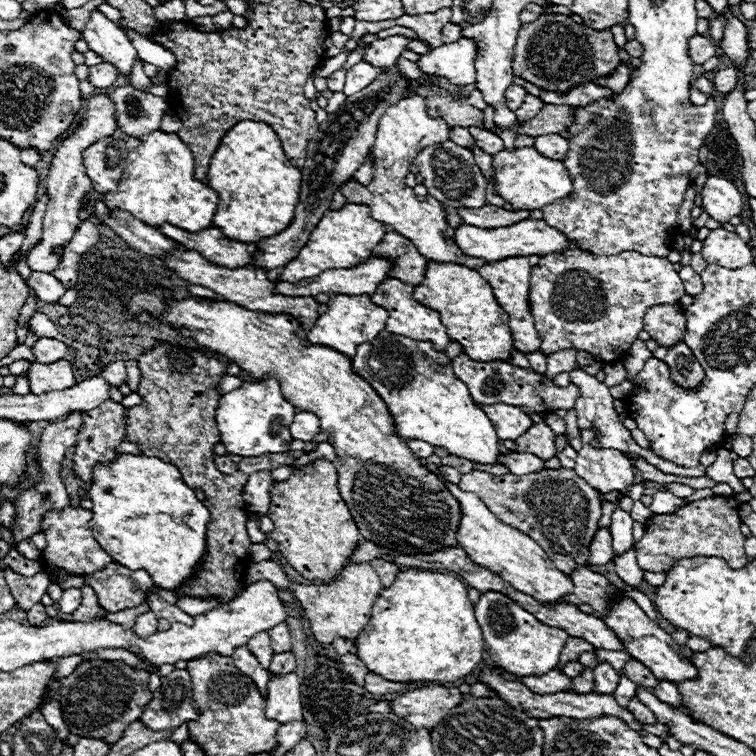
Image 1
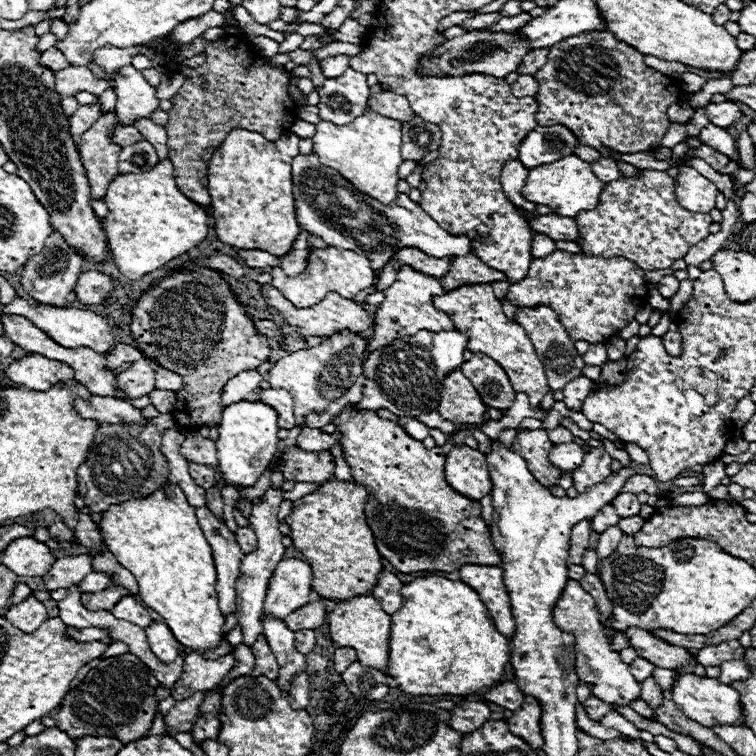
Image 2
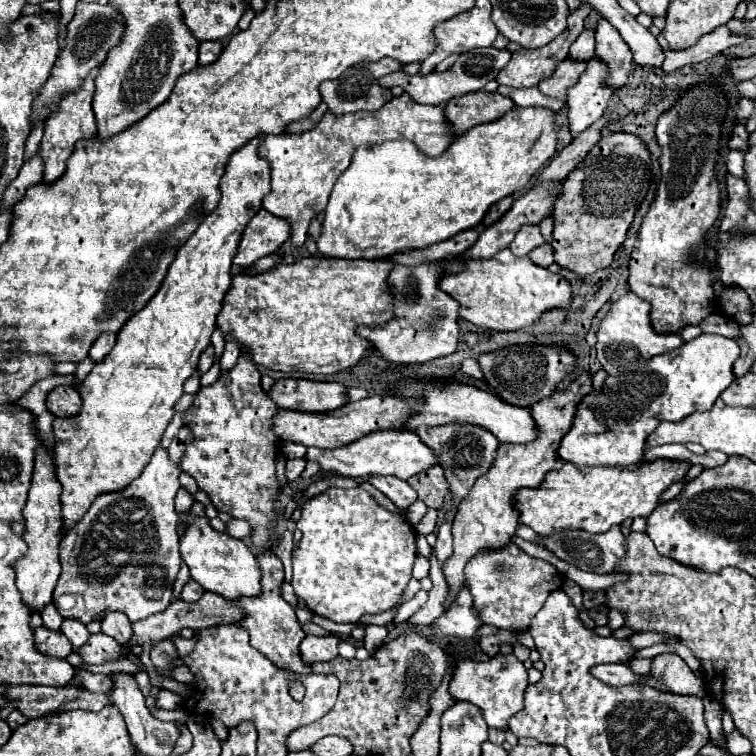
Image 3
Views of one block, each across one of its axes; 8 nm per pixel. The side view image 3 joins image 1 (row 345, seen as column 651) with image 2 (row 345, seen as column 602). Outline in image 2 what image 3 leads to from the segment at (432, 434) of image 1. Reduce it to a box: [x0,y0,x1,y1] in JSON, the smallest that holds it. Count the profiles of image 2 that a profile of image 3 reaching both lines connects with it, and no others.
[355,330,468,418]

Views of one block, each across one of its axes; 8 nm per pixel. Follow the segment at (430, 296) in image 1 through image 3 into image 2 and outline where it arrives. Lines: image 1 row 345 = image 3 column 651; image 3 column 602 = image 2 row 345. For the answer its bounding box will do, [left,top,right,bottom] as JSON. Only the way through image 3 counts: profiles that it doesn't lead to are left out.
[432,284,550,406]

